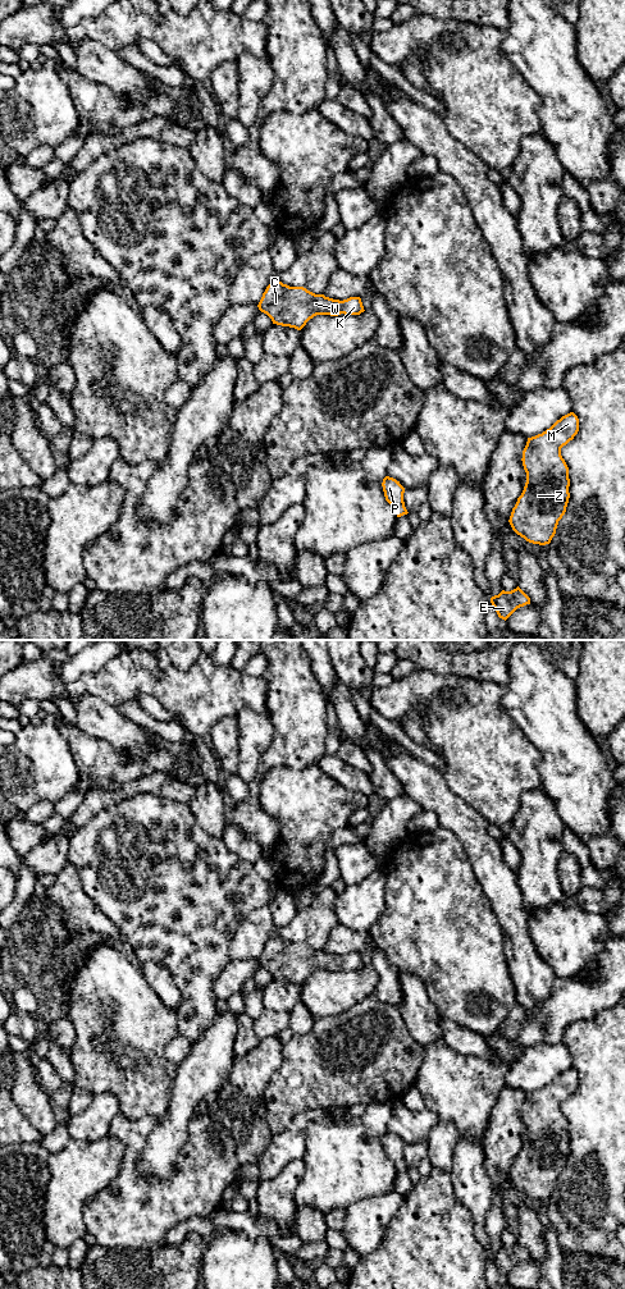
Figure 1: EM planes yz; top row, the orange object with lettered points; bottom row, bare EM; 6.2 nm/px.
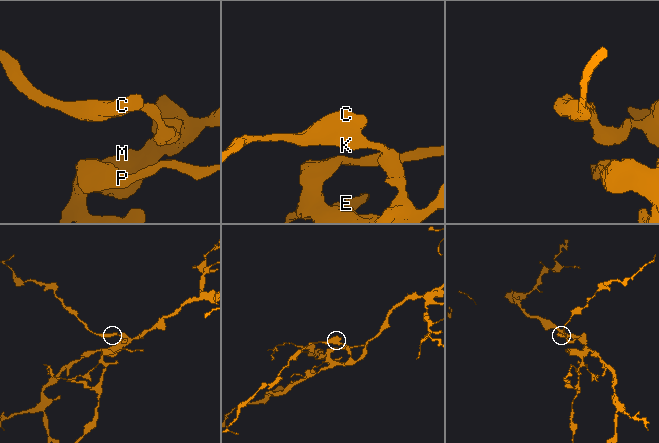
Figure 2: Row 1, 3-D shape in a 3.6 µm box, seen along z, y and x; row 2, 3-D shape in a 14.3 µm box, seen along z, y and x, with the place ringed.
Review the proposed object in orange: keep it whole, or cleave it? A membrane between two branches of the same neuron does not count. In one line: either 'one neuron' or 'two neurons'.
one neuron

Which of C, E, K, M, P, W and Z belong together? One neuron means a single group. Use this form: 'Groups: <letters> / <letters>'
Groups: C E K M P W Z

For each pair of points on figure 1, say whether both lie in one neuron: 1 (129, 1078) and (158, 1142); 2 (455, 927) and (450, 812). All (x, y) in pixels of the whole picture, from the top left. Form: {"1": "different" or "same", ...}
{"1": "different", "2": "different"}

